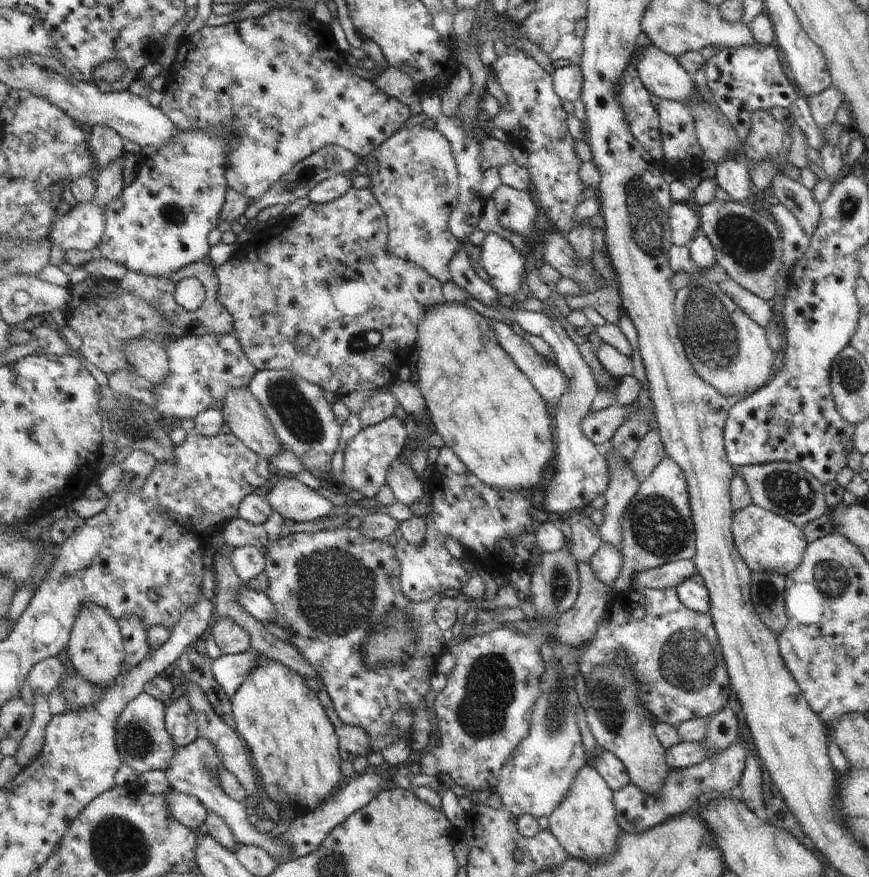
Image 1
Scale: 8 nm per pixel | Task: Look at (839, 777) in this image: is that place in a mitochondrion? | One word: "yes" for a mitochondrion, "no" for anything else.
no

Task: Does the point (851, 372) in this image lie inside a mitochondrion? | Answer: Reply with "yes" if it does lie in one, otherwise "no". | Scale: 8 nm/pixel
yes

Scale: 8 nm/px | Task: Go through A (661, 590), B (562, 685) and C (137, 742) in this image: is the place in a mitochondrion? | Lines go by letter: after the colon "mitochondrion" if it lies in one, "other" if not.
A: other
B: mitochondrion
C: mitochondrion

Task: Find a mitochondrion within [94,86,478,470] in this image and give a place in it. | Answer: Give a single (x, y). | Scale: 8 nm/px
(298, 416)

